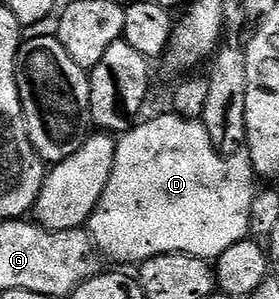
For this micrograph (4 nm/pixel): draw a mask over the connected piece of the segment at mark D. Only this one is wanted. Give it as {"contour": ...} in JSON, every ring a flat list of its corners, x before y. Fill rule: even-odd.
{"contour":[[169,112,169,114,160,114,157,118,150,119,149,122,144,121,137,121,131,130,119,135,116,145,114,172,110,174,110,184,106,186,106,192,102,194,102,200,98,202,98,208,94,208,94,212,88,217,86,223,88,233,96,241,96,246,99,248,101,255,108,260,113,258,116,262,139,264,163,254,189,254,190,256,198,256,209,260,220,258,222,252,226,252,226,248,230,248,233,244,238,244,244,238,249,237,252,229,250,208,252,207,252,199,258,190,258,185,256,186,258,175,252,169,250,156,246,152,227,156,220,154,214,148,214,144,210,140,210,132,206,132,203,121,195,118,184,118,178,113]]}

